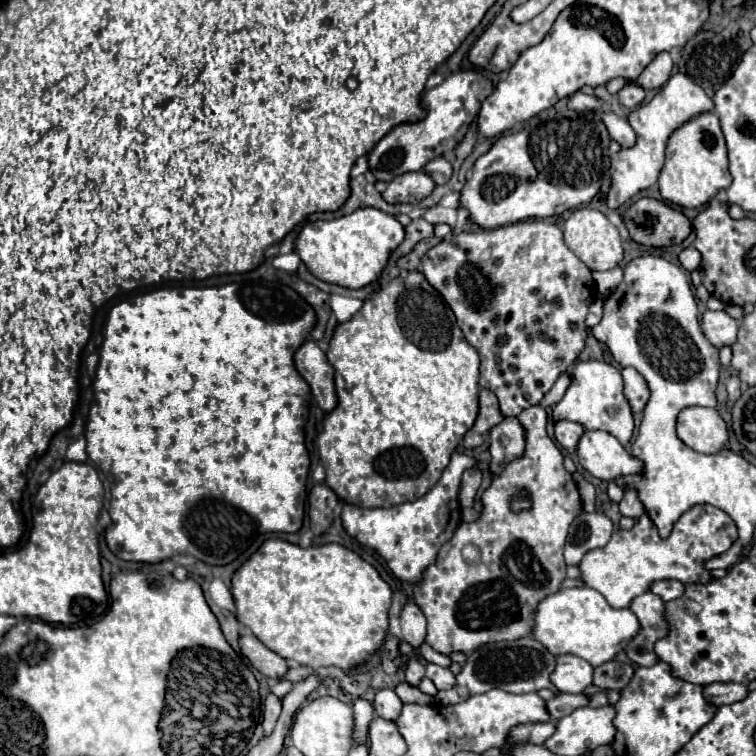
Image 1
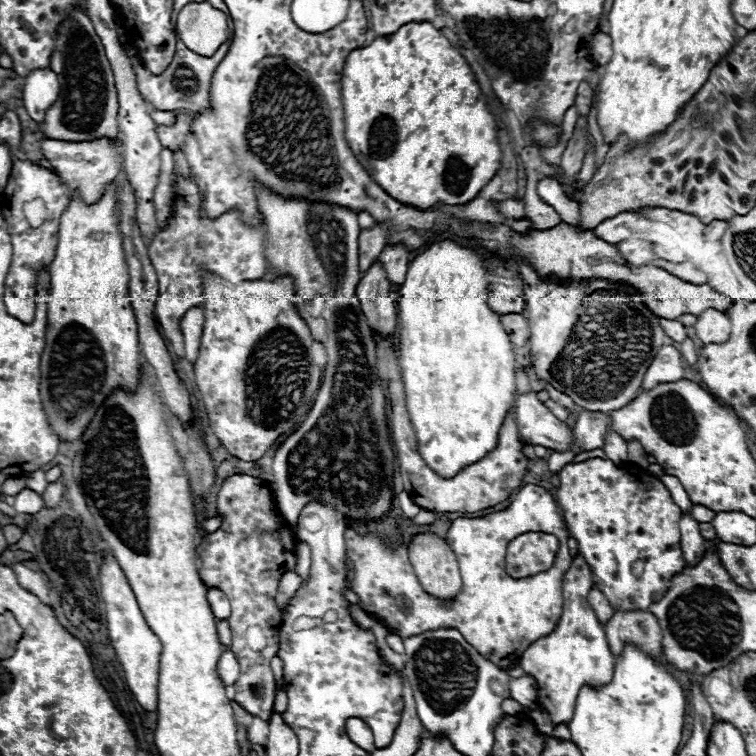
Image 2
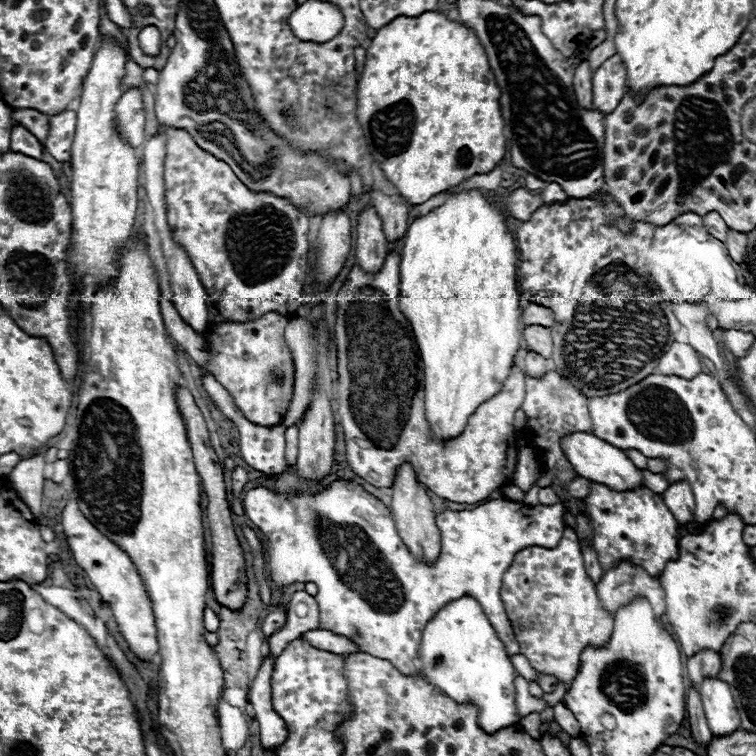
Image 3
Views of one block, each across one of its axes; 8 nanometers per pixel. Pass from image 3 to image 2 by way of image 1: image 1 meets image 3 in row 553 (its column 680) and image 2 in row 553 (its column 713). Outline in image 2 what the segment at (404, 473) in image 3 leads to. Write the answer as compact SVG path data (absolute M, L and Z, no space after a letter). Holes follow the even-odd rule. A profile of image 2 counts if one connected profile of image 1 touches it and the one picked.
M418 532L408 544L408 558L422 588L438 598L452 598L460 592L462 580L454 552L440 536Z

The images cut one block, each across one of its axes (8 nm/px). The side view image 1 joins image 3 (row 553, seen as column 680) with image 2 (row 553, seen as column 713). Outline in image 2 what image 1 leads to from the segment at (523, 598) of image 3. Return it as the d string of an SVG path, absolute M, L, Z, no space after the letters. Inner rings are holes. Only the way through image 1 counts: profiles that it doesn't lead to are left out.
M528 532L514 538L506 548L504 570L510 578L530 578L554 566L558 540L552 534Z

